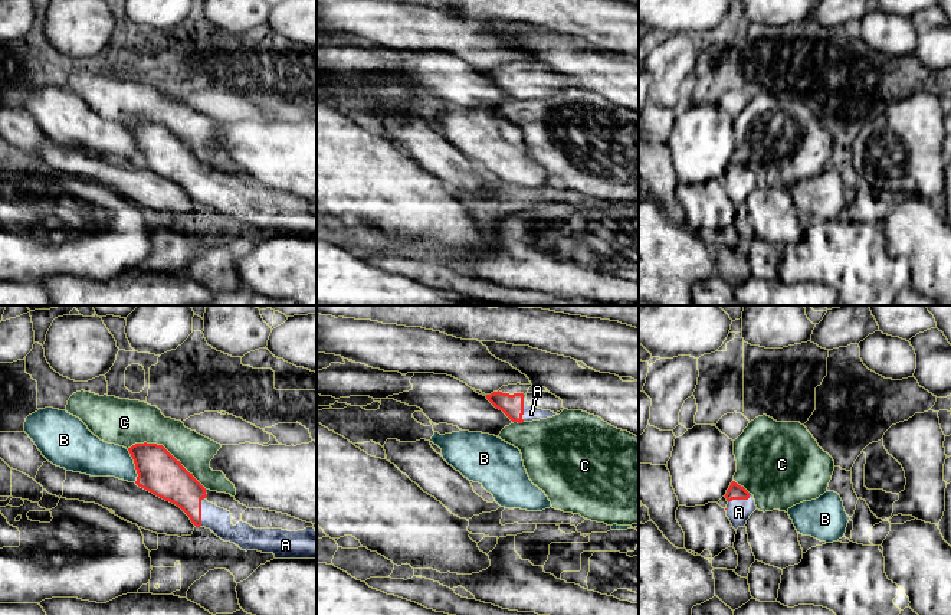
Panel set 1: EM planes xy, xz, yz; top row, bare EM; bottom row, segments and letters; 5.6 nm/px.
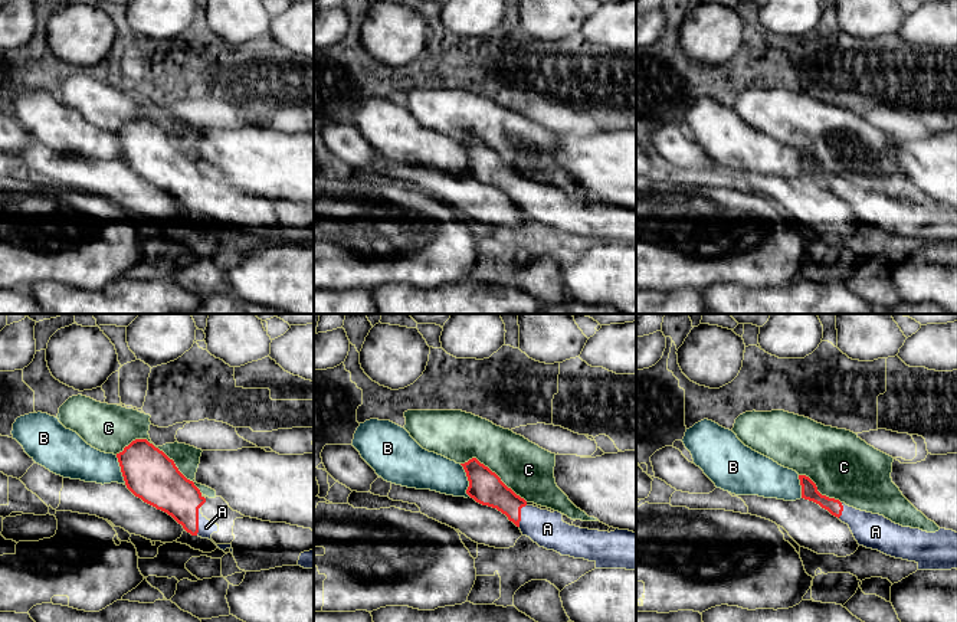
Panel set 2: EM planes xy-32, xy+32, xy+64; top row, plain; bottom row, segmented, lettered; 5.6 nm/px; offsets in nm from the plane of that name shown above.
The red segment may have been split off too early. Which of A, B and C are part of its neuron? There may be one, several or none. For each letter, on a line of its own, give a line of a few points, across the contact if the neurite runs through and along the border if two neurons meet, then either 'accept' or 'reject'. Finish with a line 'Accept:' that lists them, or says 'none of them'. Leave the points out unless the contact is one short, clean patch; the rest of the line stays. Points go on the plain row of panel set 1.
A: xy (169, 157), (200, 189), (219, 198) | accept
B: reject
C: reject
Accept: A

